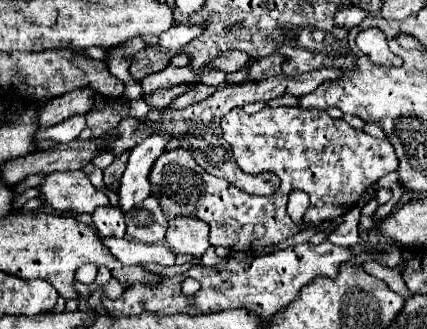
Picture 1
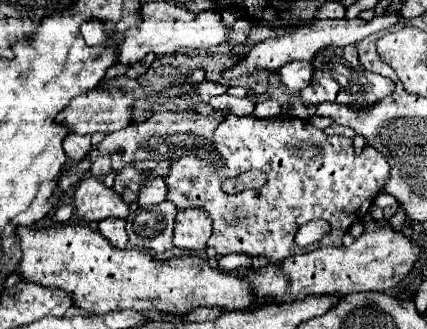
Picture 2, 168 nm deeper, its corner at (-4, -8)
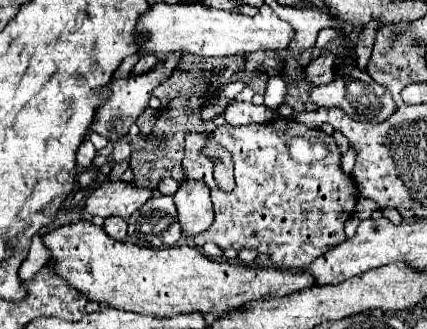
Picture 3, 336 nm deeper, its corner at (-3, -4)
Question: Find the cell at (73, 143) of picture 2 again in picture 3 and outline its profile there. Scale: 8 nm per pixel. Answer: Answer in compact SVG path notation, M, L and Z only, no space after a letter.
M85 140L85 142L81 144L81 148L77 150L77 164L79 164L81 168L89 168L89 166L93 164L95 154L97 154L95 146L93 146L89 140Z

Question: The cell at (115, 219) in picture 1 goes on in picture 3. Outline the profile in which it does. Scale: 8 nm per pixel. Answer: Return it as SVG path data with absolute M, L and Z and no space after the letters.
M107 218L103 224L103 230L113 238L113 240L125 240L127 234L127 222L121 218Z

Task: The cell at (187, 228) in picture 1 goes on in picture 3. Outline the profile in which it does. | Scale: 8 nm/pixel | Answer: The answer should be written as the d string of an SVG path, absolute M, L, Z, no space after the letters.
M185 180L173 198L183 234L197 236L213 224L213 202L203 180Z

